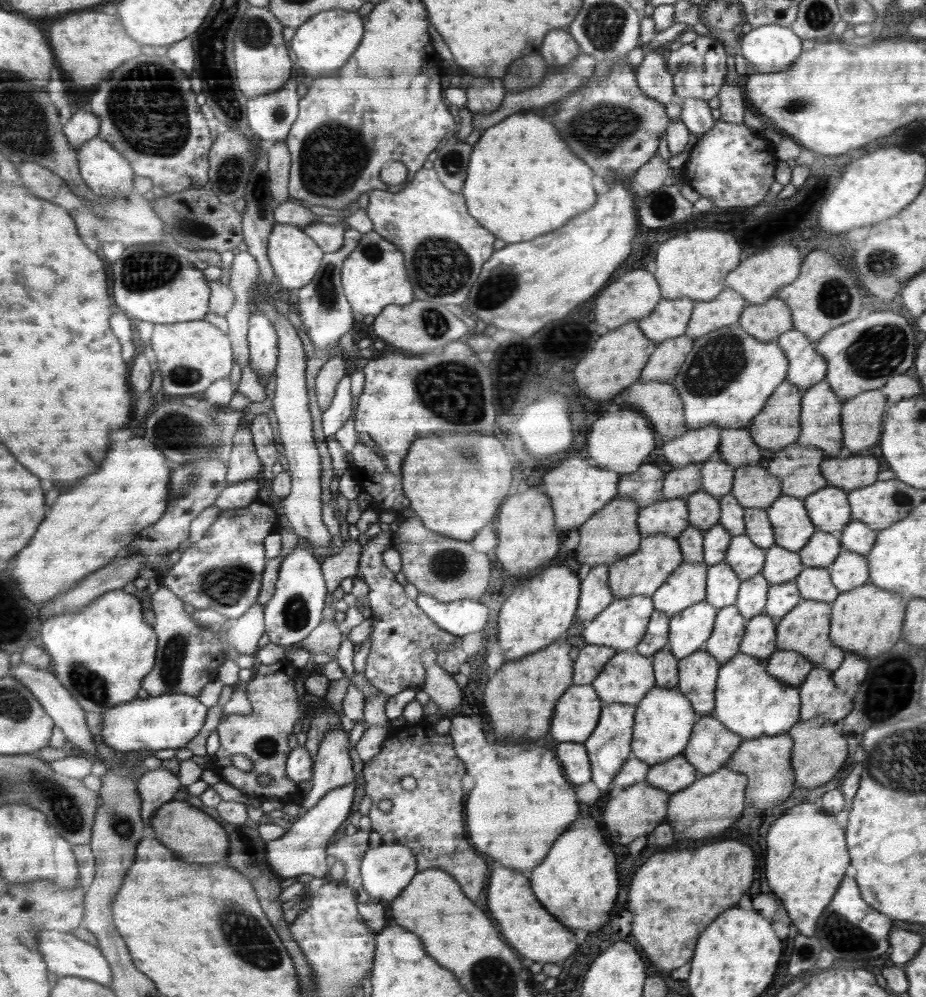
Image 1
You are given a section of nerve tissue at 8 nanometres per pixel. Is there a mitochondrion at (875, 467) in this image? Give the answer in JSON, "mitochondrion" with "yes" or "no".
{"mitochondrion":"no"}

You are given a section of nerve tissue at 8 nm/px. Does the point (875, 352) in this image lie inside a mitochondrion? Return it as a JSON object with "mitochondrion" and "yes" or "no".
{"mitochondrion":"yes"}

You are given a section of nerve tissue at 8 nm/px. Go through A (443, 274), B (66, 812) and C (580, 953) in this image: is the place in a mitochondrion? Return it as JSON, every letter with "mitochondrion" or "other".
{"A":"mitochondrion","B":"mitochondrion","C":"other"}

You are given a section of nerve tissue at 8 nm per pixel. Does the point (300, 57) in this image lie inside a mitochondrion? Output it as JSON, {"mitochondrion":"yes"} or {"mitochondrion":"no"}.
{"mitochondrion":"no"}

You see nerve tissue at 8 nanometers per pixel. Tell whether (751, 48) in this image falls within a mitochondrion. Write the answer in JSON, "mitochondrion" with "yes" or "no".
{"mitochondrion":"no"}

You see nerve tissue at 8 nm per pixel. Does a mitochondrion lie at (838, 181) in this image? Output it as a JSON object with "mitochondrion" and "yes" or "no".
{"mitochondrion":"no"}

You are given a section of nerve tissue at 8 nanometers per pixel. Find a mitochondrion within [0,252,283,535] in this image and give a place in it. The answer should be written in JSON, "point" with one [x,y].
{"point":[175,430]}

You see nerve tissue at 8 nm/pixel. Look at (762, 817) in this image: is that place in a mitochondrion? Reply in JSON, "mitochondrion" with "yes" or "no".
{"mitochondrion":"no"}

